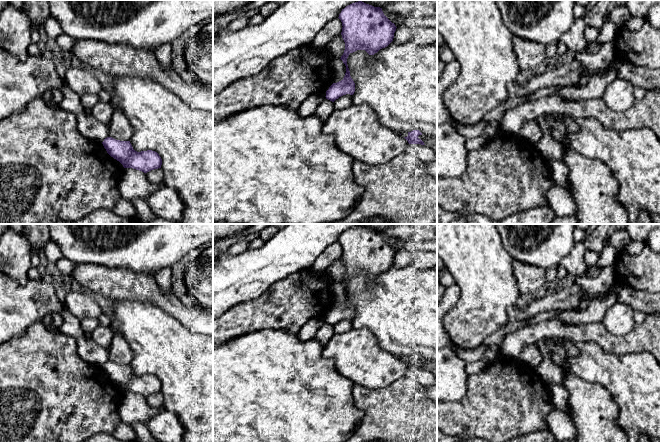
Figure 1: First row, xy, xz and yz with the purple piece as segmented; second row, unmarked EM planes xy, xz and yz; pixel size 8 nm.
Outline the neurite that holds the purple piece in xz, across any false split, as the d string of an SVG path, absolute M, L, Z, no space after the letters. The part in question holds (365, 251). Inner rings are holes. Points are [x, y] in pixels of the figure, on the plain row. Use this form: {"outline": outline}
{"outline": "M358 225L342 233L338 241L342 246L342 262L345 274L341 284L346 290L344 302L333 307L326 315L326 323L334 326L339 321L355 316L355 307L350 300L347 282L350 277L365 274L374 279L387 271L394 262L396 250L383 237L382 232Z"}

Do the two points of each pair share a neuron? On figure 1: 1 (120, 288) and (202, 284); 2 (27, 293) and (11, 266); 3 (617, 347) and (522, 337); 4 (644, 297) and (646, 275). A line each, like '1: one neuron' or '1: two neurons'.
1: two neurons
2: two neurons
3: one neuron
4: two neurons

